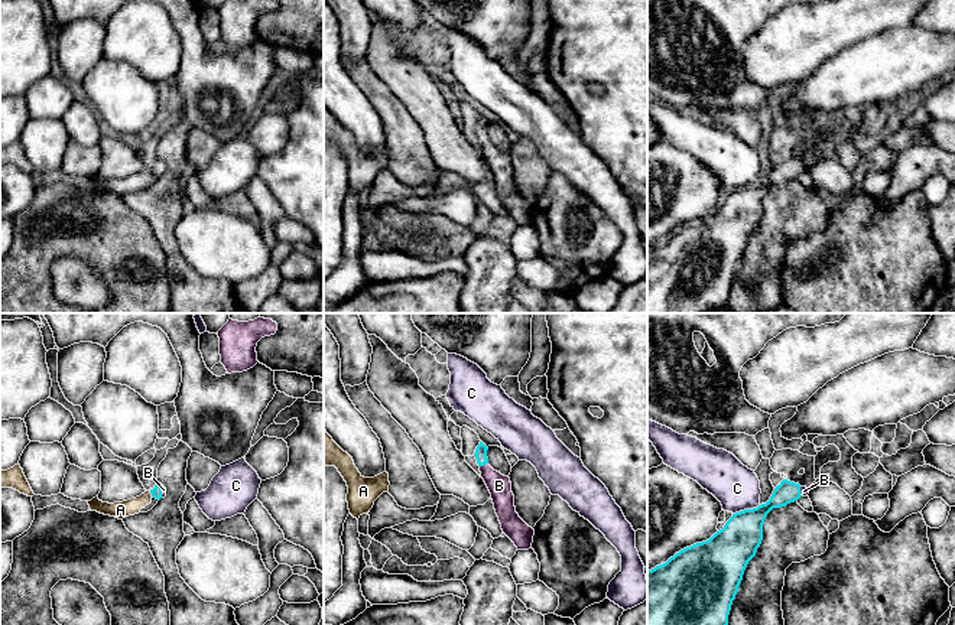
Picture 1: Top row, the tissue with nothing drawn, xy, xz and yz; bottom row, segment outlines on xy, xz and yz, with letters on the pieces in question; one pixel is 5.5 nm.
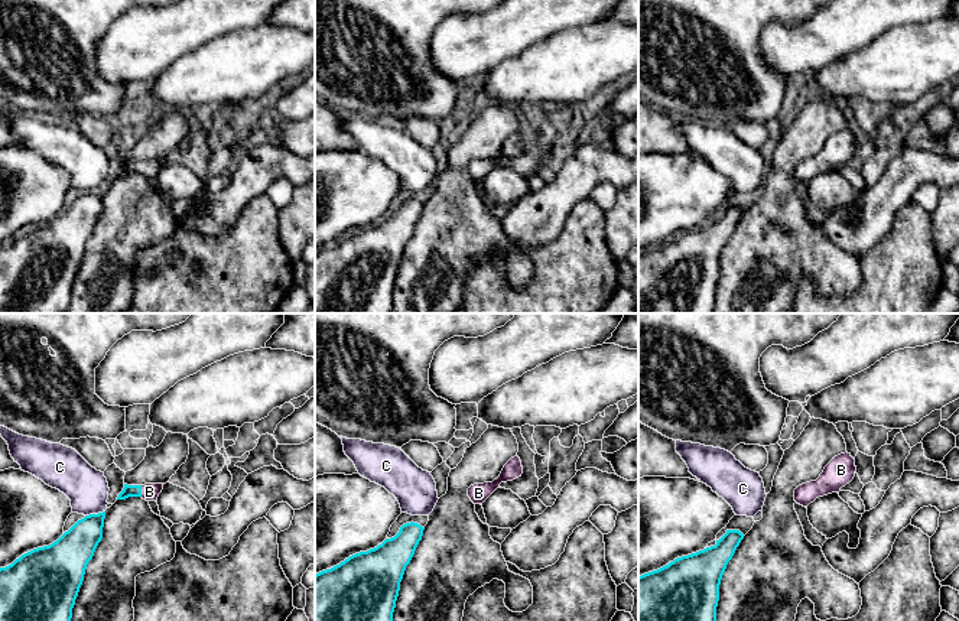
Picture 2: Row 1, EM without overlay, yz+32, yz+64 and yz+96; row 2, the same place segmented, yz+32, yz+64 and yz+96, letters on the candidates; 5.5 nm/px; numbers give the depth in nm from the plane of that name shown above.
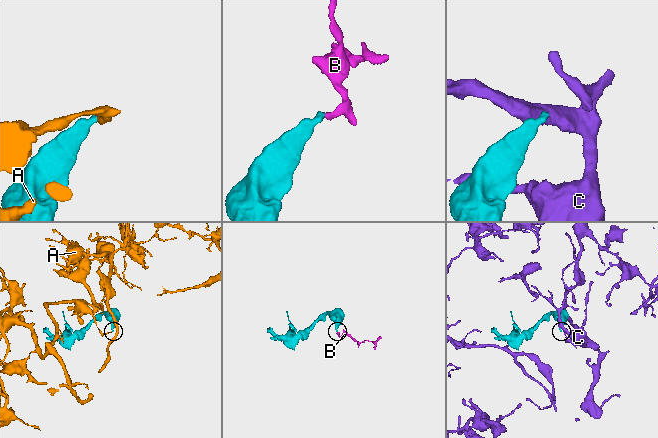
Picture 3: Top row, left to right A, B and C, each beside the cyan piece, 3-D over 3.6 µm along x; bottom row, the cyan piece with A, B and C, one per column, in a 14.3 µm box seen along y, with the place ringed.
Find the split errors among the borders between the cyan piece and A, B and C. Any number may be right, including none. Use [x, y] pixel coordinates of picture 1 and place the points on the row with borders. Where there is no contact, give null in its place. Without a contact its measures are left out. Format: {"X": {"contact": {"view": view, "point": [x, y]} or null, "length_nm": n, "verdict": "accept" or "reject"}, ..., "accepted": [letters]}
{"A": {"contact": {"view": "xy", "point": [150, 492]}, "length_nm": 40, "verdict": "reject"}, "B": {"contact": {"view": "xz", "point": [483, 465]}, "length_nm": 50, "verdict": "accept"}, "C": {"contact": {"view": "yz", "point": [746, 510]}, "length_nm": 160, "verdict": "reject"}, "accepted": ["B"]}

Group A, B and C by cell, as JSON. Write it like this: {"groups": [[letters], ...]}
{"groups": [["A"], ["B"], ["C"]]}

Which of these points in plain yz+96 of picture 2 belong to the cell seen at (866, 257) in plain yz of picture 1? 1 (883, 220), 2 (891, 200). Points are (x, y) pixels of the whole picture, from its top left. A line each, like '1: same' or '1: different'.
1: different
2: different

